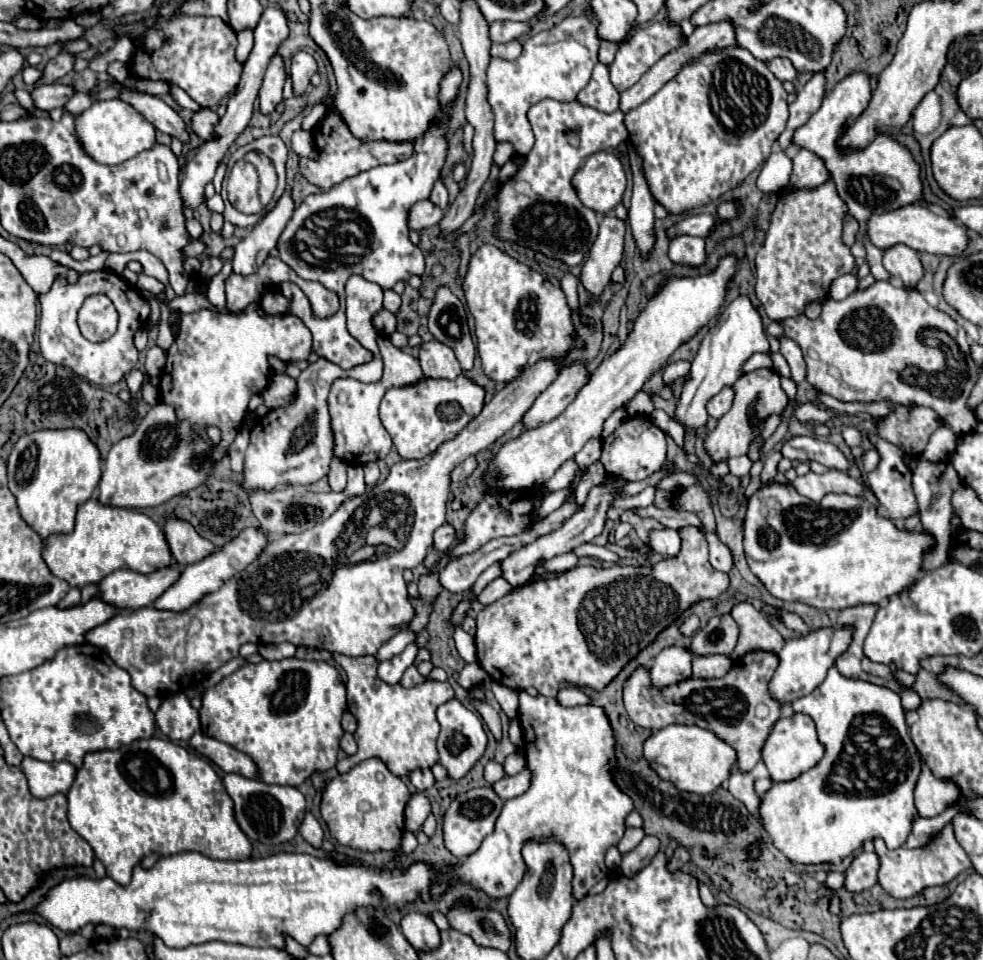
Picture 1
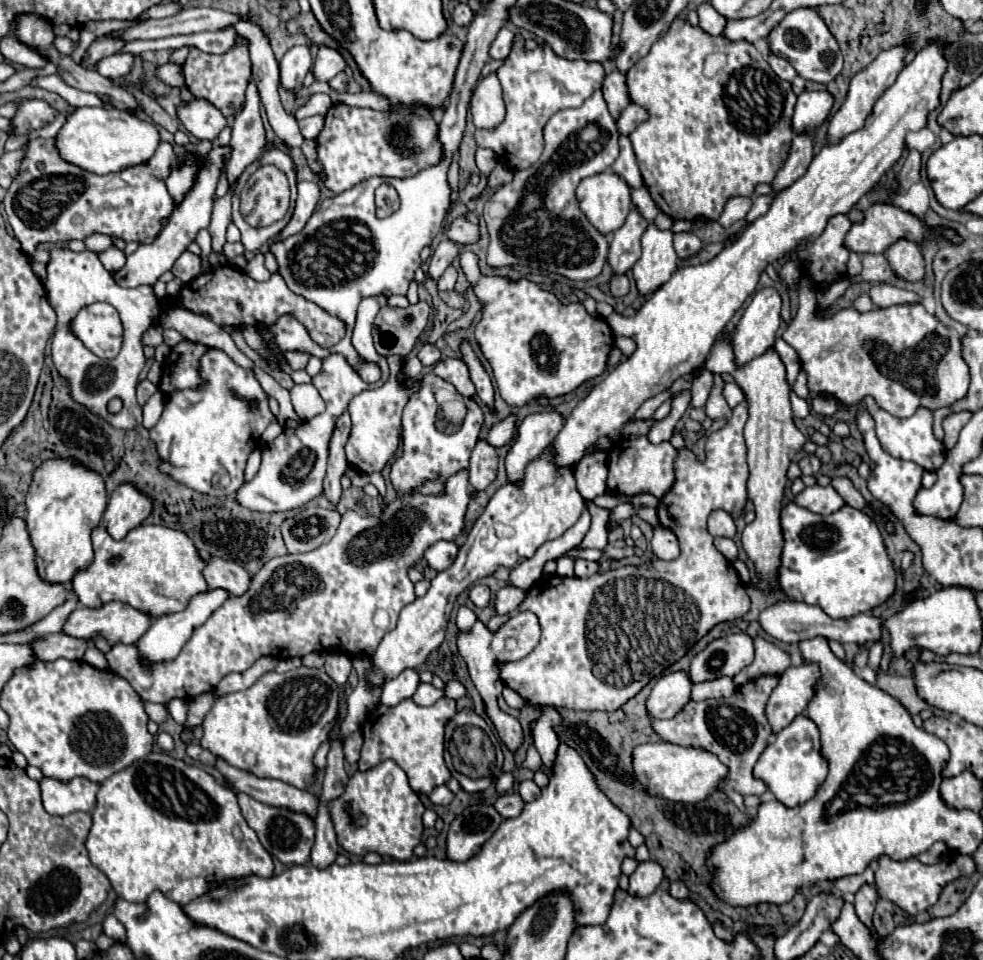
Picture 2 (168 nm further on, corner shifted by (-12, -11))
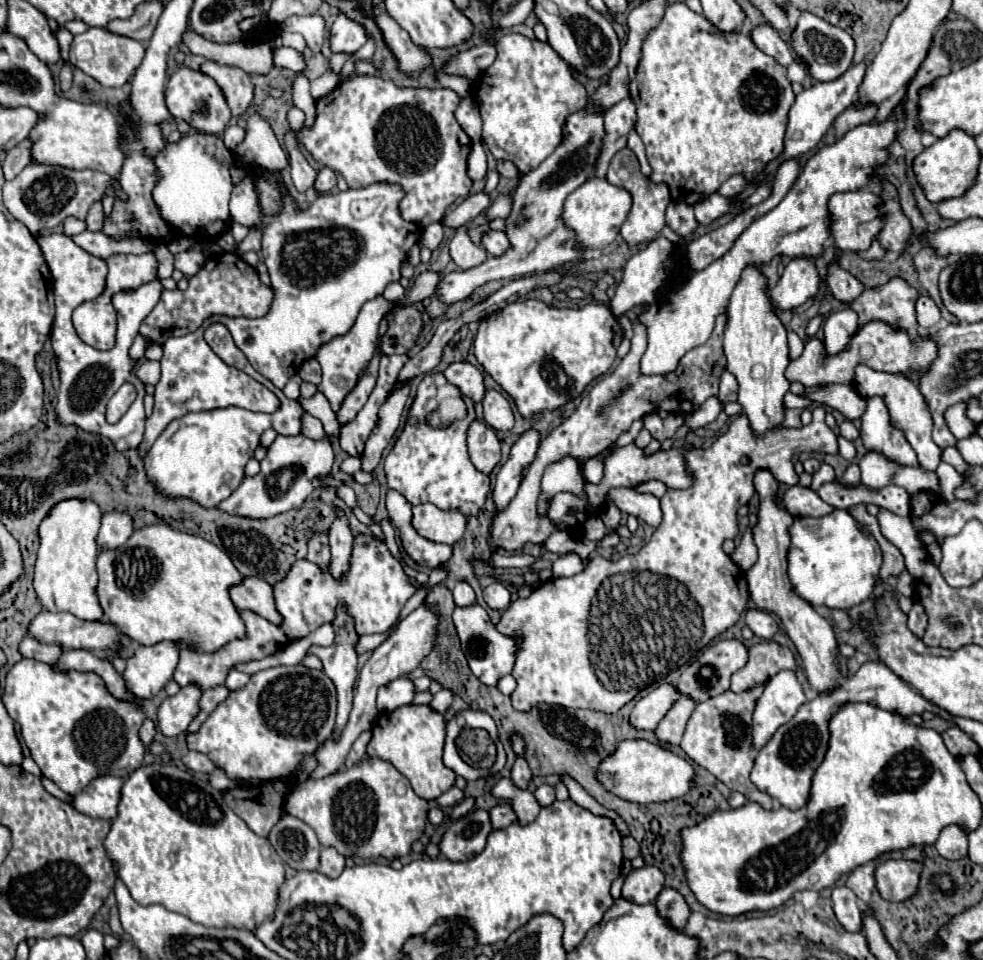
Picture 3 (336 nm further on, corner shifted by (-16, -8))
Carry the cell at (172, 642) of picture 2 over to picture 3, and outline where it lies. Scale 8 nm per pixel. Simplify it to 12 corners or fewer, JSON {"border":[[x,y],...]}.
{"border":[[138,645],[124,679],[150,699],[172,679],[182,645]]}

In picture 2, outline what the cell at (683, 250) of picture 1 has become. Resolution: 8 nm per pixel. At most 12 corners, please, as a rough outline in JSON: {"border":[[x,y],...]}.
{"border":[[692,232],[674,234],[674,250],[688,258],[702,248]]}

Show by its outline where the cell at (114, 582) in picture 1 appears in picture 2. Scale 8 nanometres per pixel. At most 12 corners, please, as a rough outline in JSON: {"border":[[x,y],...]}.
{"border":[[128,604],[78,606],[62,632],[110,646],[134,644],[150,618]]}

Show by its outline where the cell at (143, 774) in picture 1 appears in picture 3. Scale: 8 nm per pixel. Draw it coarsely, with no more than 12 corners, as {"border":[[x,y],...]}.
{"border":[[124,777],[106,855],[134,901],[272,919],[284,863],[206,779]]}

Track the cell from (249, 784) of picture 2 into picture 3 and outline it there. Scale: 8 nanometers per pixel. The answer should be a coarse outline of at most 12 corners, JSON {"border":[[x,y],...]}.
{"border":[[390,761],[296,783],[284,809],[344,857],[400,859],[428,801]]}

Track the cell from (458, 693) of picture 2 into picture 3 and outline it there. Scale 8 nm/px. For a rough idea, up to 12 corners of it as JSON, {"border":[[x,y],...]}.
{"border":[[442,689],[430,701],[434,711],[444,713],[454,701],[454,693]]}

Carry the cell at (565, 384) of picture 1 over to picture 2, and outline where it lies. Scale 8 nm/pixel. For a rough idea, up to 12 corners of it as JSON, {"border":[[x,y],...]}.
{"border":[[558,412],[530,414],[506,454],[506,480],[522,486],[526,466],[562,430]]}

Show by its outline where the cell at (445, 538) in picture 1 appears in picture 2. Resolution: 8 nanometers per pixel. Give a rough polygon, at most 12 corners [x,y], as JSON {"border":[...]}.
{"border":[[442,540],[424,552],[430,568],[446,570],[458,554],[456,544]]}

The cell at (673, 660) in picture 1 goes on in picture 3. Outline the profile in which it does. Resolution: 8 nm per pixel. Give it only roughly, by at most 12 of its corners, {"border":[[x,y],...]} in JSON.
{"border":[[658,685],[634,707],[634,727],[656,729],[680,691]]}

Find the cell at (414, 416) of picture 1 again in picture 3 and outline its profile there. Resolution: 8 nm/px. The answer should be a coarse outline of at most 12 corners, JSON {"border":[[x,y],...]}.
{"border":[[442,379],[418,385],[406,427],[384,461],[388,487],[412,505],[470,517],[490,495],[466,447],[468,415],[428,419]]}

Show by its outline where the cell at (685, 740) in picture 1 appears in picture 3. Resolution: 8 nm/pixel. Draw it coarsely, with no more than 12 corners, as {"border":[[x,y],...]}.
{"border":[[620,743],[600,763],[632,803],[684,797],[696,771],[660,743]]}

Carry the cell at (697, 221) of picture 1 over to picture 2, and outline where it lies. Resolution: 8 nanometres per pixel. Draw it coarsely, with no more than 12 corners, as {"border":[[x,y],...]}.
{"border":[[746,196],[726,202],[730,206],[730,226],[742,220],[752,206]]}

